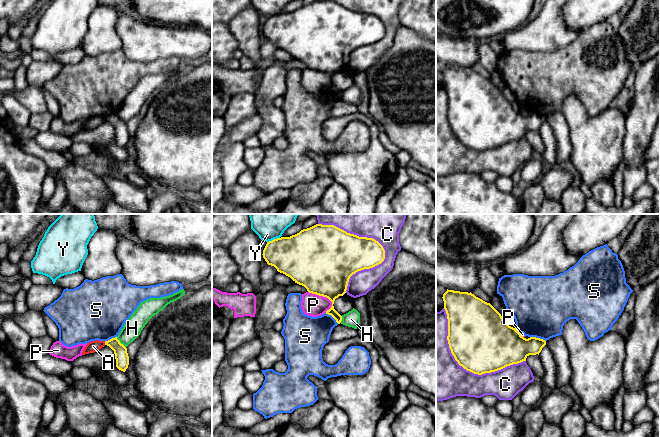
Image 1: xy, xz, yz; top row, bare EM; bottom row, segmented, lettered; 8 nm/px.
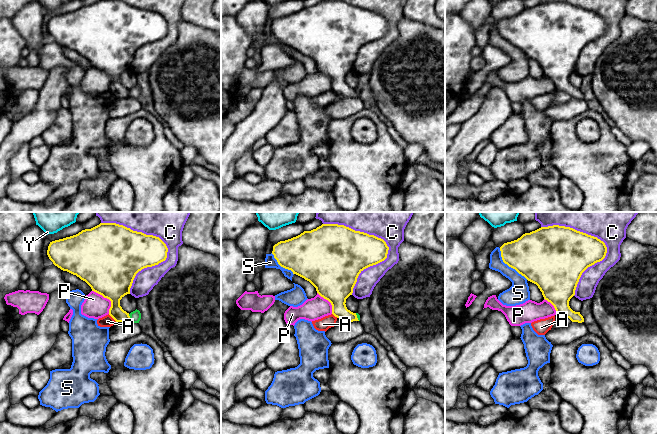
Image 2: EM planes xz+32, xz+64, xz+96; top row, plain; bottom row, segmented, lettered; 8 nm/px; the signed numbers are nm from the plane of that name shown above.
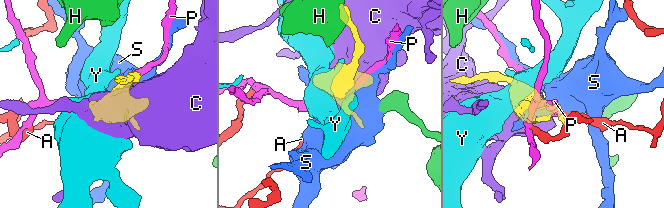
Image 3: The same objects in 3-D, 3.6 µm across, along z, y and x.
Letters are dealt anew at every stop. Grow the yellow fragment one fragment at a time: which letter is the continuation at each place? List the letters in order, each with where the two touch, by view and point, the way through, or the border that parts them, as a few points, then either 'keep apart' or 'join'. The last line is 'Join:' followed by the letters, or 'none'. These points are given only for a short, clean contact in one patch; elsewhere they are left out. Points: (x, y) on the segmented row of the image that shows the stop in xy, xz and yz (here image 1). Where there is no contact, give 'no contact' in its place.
A: xy (105, 343) | along xy (104, 341), (105, 344) | keep apart
C: xz (356, 235) | keep apart
H: xy (119, 342) | along xy (116, 337), (125, 347) | keep apart
P: xz (322, 295) | along xz (308, 291), (325, 296), (331, 302), (331, 307) | keep apart
S: yz (538, 338) | keep apart
Y: xz (273, 240) | along xz (279, 237), (267, 242) | keep apart
Join: none

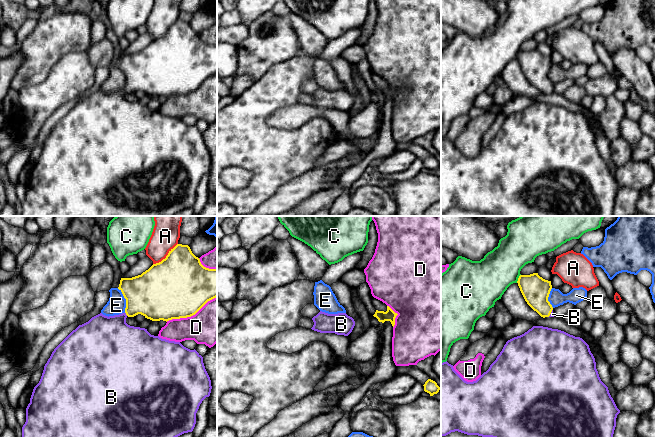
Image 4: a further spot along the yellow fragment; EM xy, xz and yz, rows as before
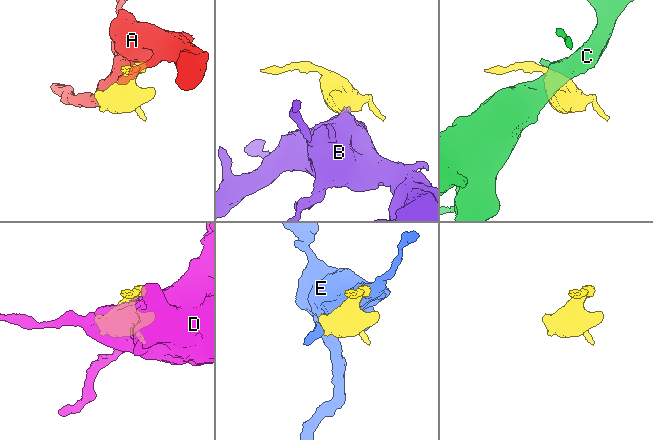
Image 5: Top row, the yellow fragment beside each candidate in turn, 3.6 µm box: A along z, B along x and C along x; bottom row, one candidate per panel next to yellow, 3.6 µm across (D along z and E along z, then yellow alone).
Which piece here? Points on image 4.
A: xy (166, 256) | keep apart
B: xy (126, 314) | across xy (150, 294), (142, 298), (126, 314), (115, 326), (110, 340) | join
C: yz (518, 278) | along yz (520, 274), (516, 282) | keep apart
D: xy (191, 315) | keep apart
E: xy (126, 300) | keep apart
Join: B

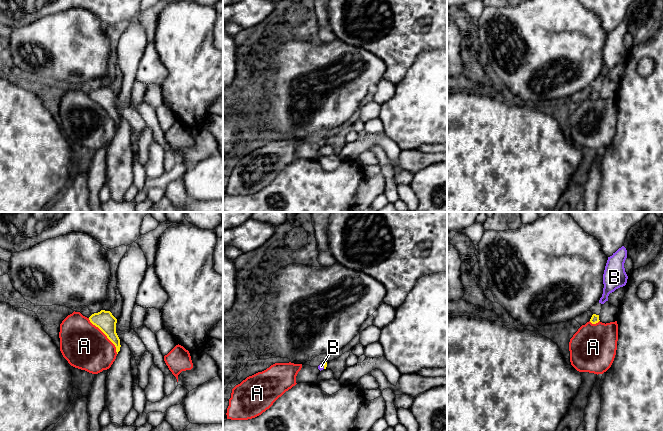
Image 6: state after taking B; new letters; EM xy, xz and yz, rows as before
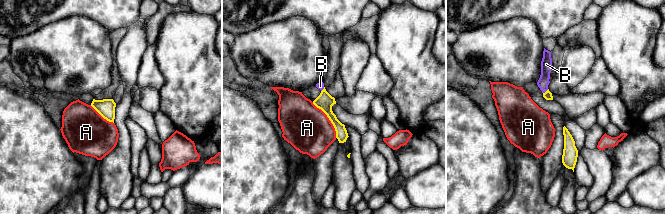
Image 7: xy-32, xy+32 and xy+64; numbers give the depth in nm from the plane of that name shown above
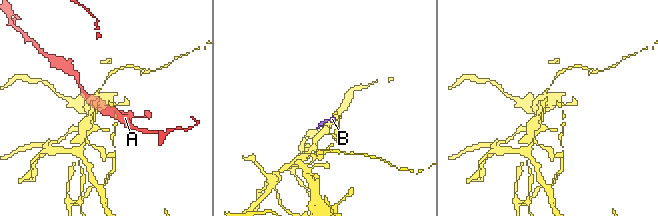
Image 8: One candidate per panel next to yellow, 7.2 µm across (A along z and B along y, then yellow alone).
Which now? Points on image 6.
A: xy (105, 334) | along xy (88, 318), (114, 345), (117, 353) | keep apart
B: xz (324, 366) | across xz (325, 363), (324, 366), (321, 366) | join
Join: B

